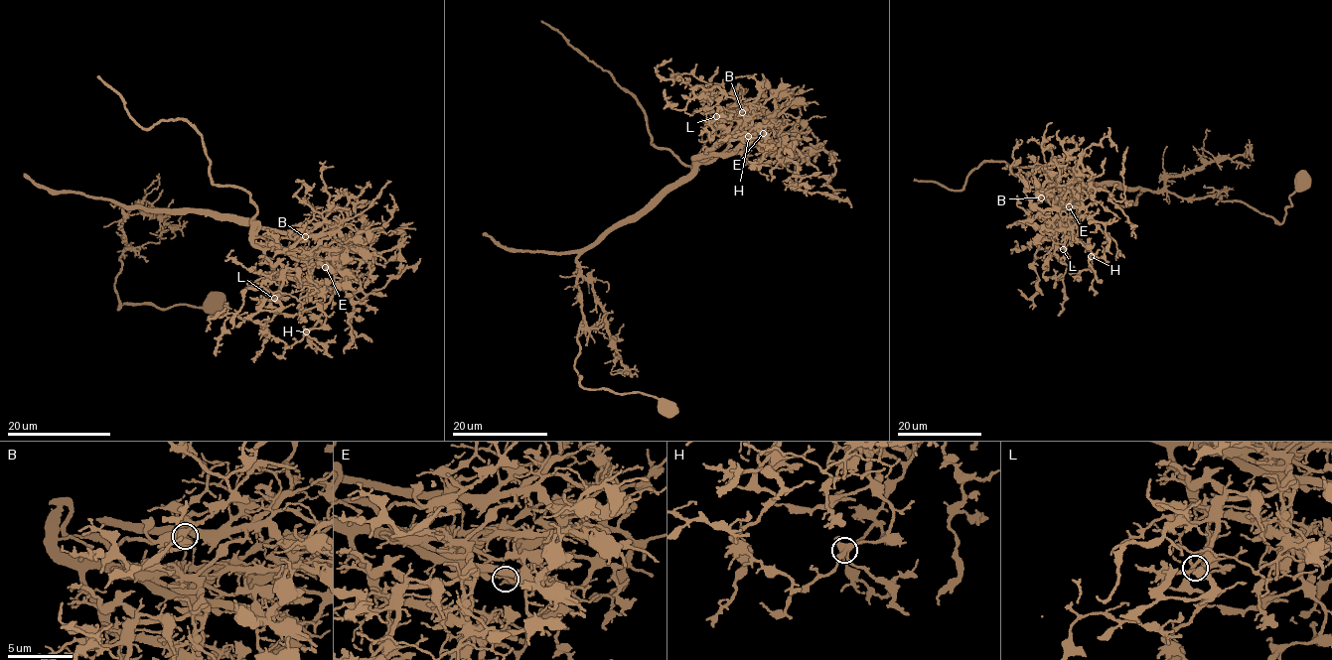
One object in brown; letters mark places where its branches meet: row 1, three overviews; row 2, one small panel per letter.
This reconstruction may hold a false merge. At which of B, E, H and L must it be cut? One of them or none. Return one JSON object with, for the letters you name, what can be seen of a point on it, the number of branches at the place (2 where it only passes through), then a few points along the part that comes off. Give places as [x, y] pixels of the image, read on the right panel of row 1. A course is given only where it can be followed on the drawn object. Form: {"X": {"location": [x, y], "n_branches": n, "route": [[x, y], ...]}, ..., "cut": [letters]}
{"E": {"location": [1069, 206], "n_branches": 3, "route": [[1069, 205], [1080, 198], [1079, 174], [1069, 169], [1053, 178], [1038, 168], [986, 161], [956, 192], [914, 180]]}, "cut": ["E"]}

